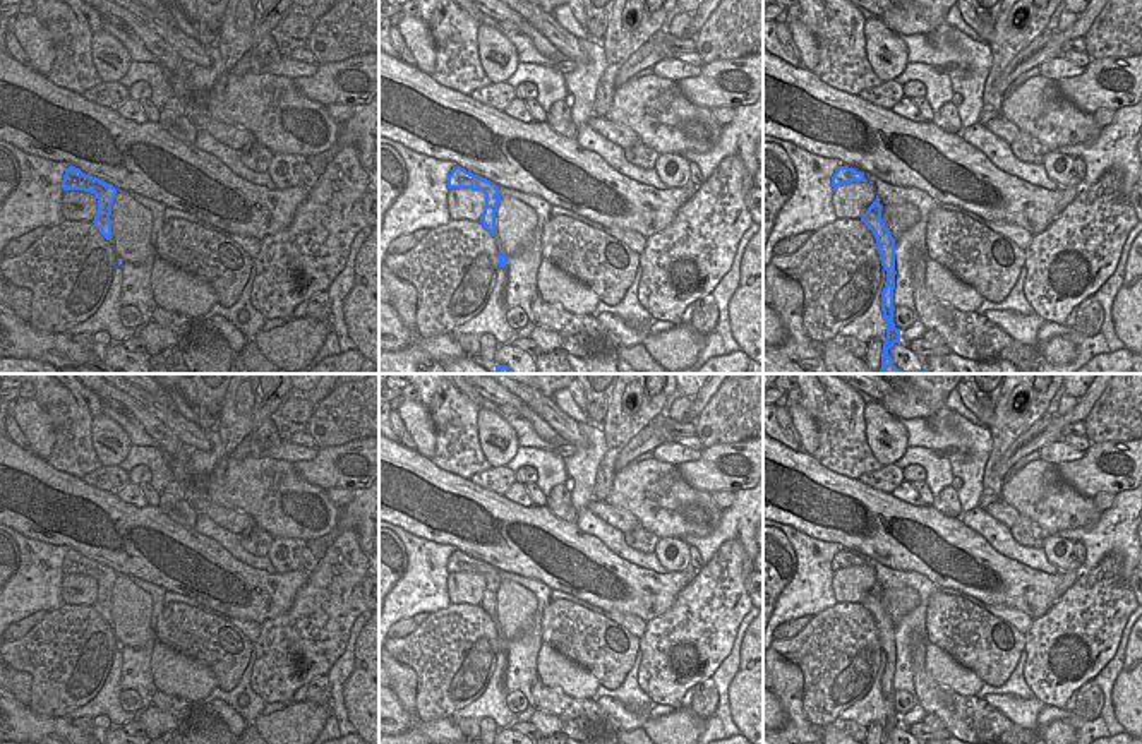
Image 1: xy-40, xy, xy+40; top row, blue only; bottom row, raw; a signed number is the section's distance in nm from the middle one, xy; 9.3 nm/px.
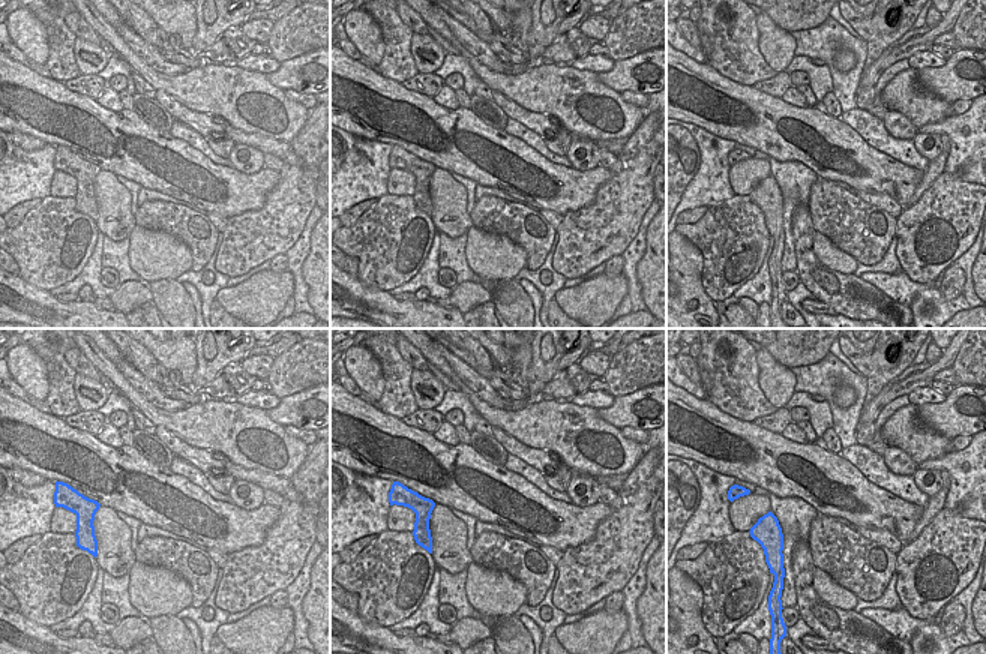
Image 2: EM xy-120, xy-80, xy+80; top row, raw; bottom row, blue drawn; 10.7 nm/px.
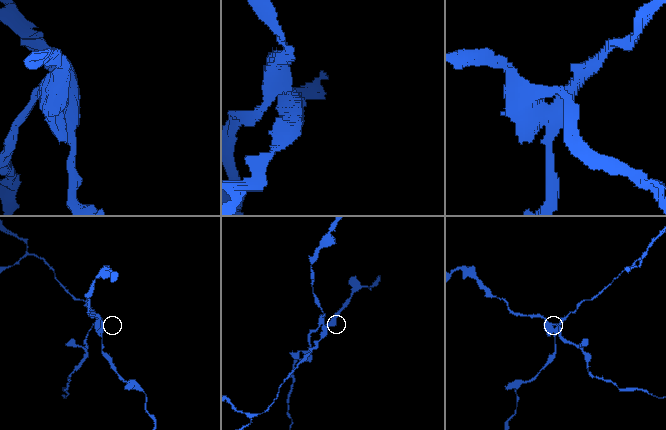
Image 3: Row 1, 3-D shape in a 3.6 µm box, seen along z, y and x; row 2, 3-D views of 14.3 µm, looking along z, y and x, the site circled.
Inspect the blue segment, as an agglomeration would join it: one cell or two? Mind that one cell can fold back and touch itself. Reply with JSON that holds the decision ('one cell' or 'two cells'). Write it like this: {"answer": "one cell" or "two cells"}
{"answer": "two cells"}

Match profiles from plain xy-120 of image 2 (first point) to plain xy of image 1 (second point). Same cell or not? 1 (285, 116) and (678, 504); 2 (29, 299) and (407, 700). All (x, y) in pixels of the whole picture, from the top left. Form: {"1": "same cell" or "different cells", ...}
{"1": "same cell", "2": "different cells"}

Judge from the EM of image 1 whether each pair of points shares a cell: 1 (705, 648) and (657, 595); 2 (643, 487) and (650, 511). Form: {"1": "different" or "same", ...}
{"1": "different", "2": "same"}

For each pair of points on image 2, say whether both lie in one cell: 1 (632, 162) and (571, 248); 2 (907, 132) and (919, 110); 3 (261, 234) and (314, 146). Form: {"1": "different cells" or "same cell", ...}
{"1": "same cell", "2": "different cells", "3": "same cell"}

